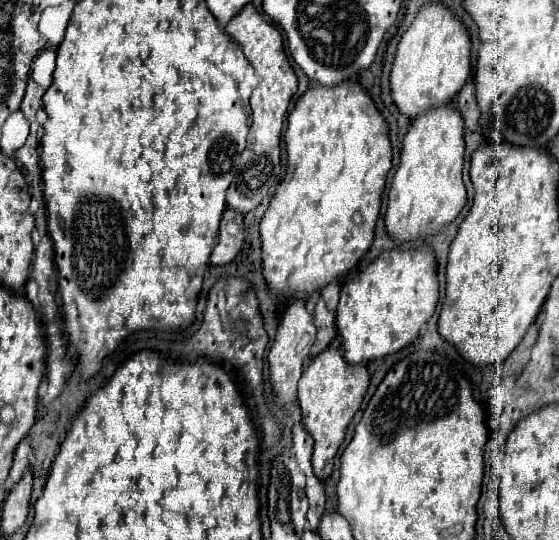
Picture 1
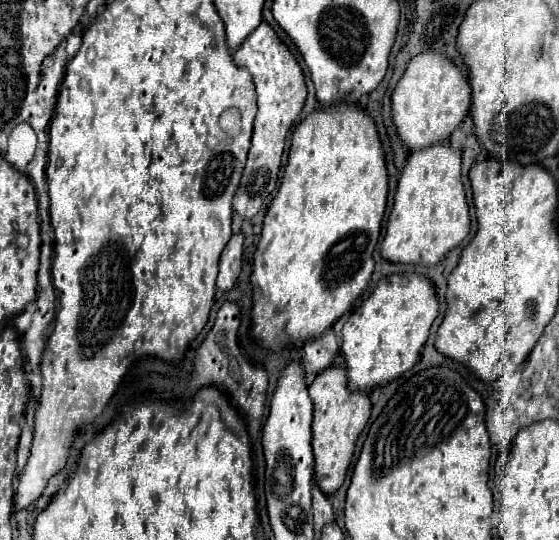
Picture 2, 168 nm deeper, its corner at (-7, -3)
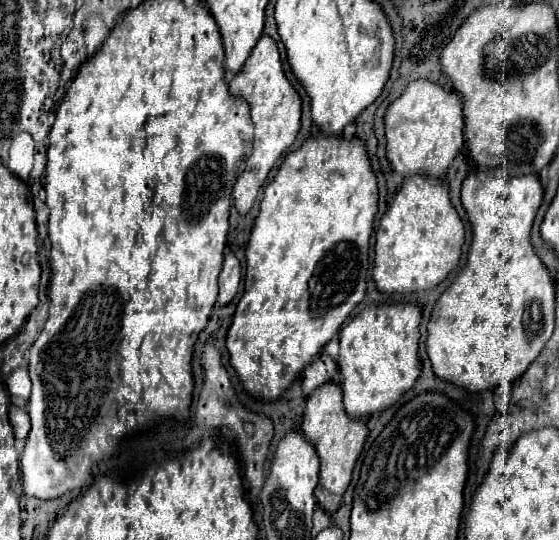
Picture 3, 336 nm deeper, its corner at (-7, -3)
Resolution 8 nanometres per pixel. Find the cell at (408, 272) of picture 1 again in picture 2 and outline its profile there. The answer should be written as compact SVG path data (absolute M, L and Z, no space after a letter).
M403 272L383 278L369 298L351 312L341 330L341 352L347 366L349 388L371 392L375 386L387 384L407 372L419 360L419 352L427 342L437 314L437 294L425 276L417 272Z

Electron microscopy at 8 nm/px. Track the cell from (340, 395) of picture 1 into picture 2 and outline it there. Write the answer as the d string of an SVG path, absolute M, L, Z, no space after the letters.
M329 366L315 376L309 386L313 398L313 456L315 456L315 480L323 494L333 494L345 480L349 462L355 452L355 442L371 416L371 400L367 392L351 392L345 366Z

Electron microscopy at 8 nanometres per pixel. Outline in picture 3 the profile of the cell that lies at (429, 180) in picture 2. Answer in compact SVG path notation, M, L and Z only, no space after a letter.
M405 180L391 206L383 214L375 232L375 258L373 280L379 292L385 294L409 294L435 288L447 278L447 274L459 264L461 246L465 242L465 228L449 200L449 188L445 180Z

